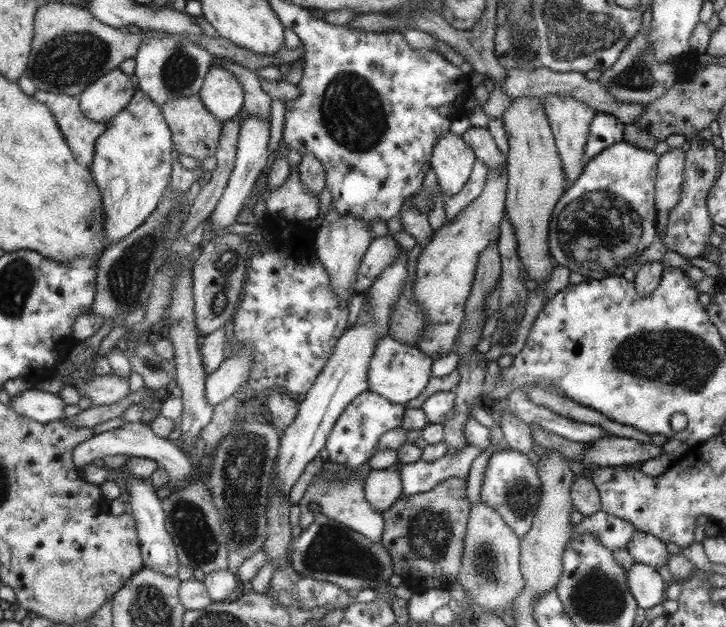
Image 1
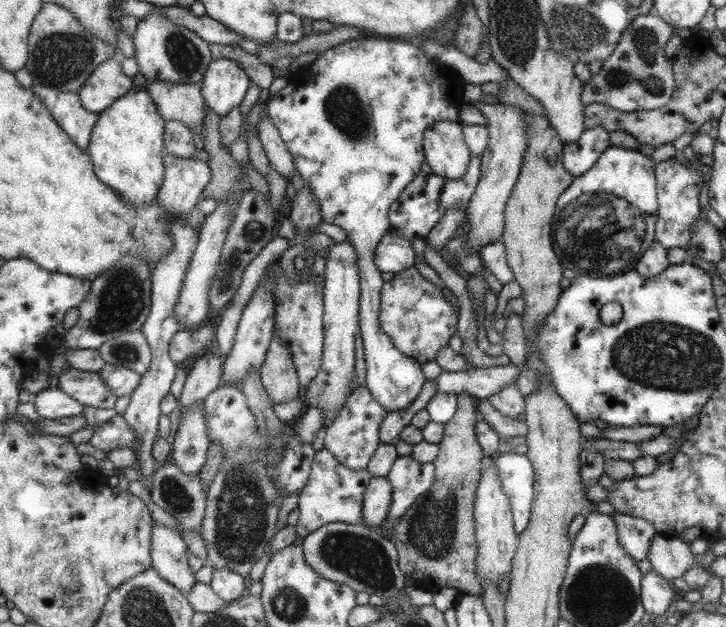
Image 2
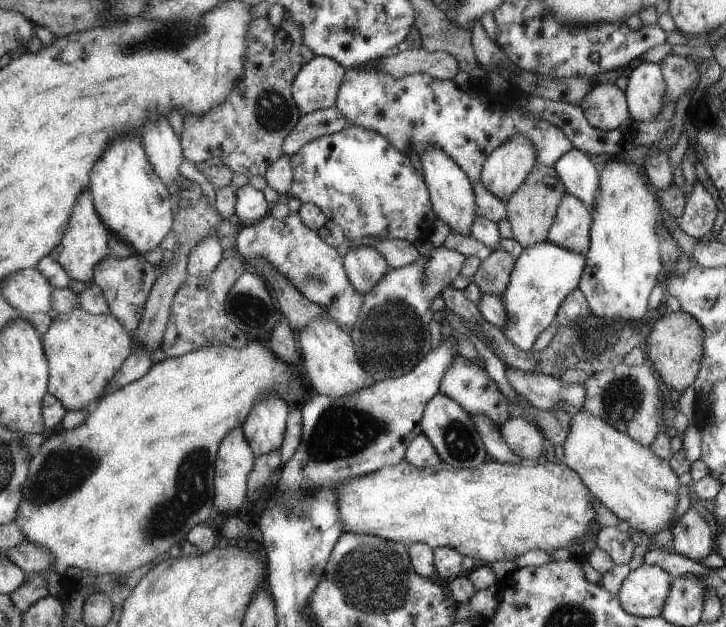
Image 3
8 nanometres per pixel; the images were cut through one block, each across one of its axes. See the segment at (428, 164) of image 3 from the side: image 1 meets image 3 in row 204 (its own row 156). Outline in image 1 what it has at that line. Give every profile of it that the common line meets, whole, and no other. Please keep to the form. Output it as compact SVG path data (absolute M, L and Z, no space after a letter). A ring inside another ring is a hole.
M448 132L434 144L431 170L446 198L462 190L476 161L474 151L459 135Z

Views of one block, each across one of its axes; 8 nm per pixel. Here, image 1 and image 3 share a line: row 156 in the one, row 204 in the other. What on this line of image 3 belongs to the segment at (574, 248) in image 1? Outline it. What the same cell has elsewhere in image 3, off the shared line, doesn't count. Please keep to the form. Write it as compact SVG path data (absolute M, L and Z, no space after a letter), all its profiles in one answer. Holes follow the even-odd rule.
M610 159L597 166L599 175L598 198L590 208L591 222L589 230L589 250L584 256L586 266L579 277L578 289L587 301L589 312L606 319L625 319L626 321L641 321L647 310L647 296L651 288L657 284L657 274L661 272L658 246L661 242L656 228L662 223L658 202L649 191L649 180L635 163L625 163L623 159Z

